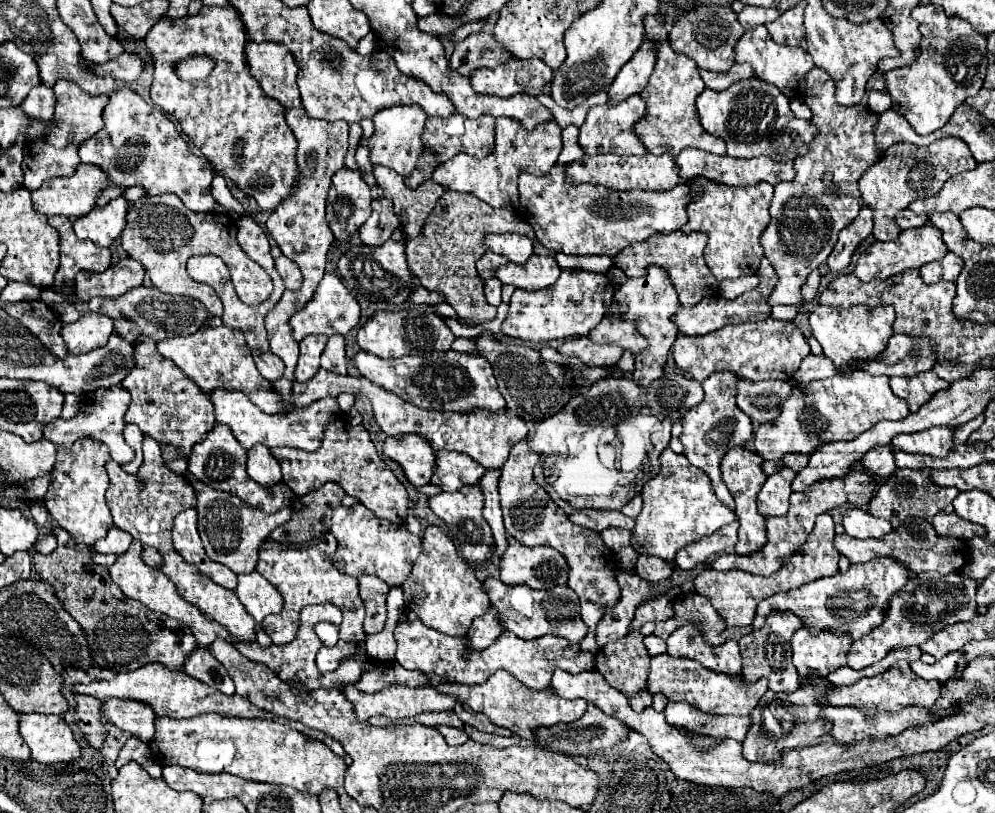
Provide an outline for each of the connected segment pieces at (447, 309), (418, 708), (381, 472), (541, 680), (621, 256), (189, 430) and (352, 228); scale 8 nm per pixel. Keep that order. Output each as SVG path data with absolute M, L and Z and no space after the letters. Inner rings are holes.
M445 191L443 197L433 207L433 213L429 213L429 217L425 219L423 231L417 237L409 237L405 241L409 269L423 285L423 287L421 285L413 287L413 293L409 293L409 301L411 303L440 303L432 306L434 312L445 317L457 318L459 323L469 327L477 327L481 323L495 319L497 307L491 307L491 305L501 305L503 285L495 277L491 277L489 281L485 281L485 297L483 297L483 279L479 277L475 263L487 251L483 243L483 235L505 233L505 231L523 233L535 239L531 225L521 221L513 211L495 209L473 195ZM445 297L447 297L447 303L441 303L445 301Z
M353 685L345 687L345 695L347 699L353 703L359 721L367 721L371 715L385 715L389 719L405 719L405 717L415 717L423 711L447 711L453 709L455 697L453 695L443 695L437 693L433 687L419 687L419 689L407 689L407 687L385 687L377 693L361 693L359 689L355 689Z
M341 416L339 421L333 421L333 426L327 427L327 435L323 437L323 443L317 451L305 453L299 449L281 447L273 449L271 453L281 463L283 481L299 497L319 489L327 481L335 481L381 519L403 523L408 515L410 504L408 493L385 461L377 455L377 449L363 425L355 427Z
M405 611L399 617L397 629L395 629L395 641L397 641L395 661L399 665L403 665L405 669L419 669L423 673L435 673L437 677L443 677L447 683L457 683L457 685L479 685L479 683L485 683L485 679L493 675L495 671L505 669L529 689L541 691L549 687L549 681L555 669L565 669L567 673L583 673L595 667L593 653L583 653L579 645L573 645L553 635L525 641L525 639L519 639L515 633L503 633L501 637L497 637L497 641L491 647L483 651L467 653L466 636L443 635L441 631L427 627L417 617L417 613L409 613L409 611Z
M673 231L673 233L665 233L665 235L655 233L653 237L649 237L649 241L627 245L623 249L623 253L617 253L617 257L613 257L613 265L619 267L629 277L645 275L647 265L659 265L659 267L667 269L667 273L675 285L675 291L679 293L679 303L683 307L693 307L703 297L717 295L717 279L713 277L711 269L703 261L705 245L707 245L707 237L703 233L689 233L689 235L685 235L683 231Z
M141 341L135 347L135 367L121 381L121 387L129 389L131 405L125 415L125 423L137 423L145 435L151 435L157 443L169 443L181 447L183 455L189 455L191 445L205 439L205 435L215 427L213 403L189 377L173 365L167 357L157 353L155 341Z
M349 167L333 175L327 193L327 223L337 241L349 241L371 213L371 189L359 171Z

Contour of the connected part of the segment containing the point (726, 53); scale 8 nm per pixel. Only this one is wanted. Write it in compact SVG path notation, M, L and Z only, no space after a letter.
M701 5L701 7L689 9L689 13L685 13L685 17L681 17L681 21L677 21L677 25L671 27L669 41L677 53L691 57L697 63L697 67L723 73L723 71L729 71L729 67L733 65L733 55L735 55L733 45L743 33L745 29L737 21L737 15L731 7Z

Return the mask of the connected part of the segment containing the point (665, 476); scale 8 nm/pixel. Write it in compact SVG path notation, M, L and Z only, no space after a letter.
M669 447L661 453L659 463L661 471L643 485L643 511L635 519L637 525L631 543L637 553L673 561L679 549L730 524L736 519L736 515L715 497L711 479L705 471L693 465L681 467L681 455L673 453Z

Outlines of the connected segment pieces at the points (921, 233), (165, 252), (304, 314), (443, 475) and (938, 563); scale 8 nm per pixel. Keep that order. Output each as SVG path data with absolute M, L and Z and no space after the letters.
M923 225L915 229L901 231L895 241L875 241L867 245L867 249L857 257L853 265L853 275L861 281L873 281L873 279L887 279L891 275L897 275L907 269L919 269L925 263L943 259L947 255L947 245L941 241L941 231L933 225Z
M163 193L163 195L145 195L139 201L135 201L127 213L127 227L121 233L121 245L127 251L129 257L137 259L155 289L169 293L169 295L185 295L203 301L205 309L209 309L211 315L221 317L221 303L213 289L203 287L201 283L195 283L185 269L185 263L193 255L217 255L221 257L231 273L233 287L239 295L239 299L247 305L259 305L263 303L271 291L273 283L271 277L255 263L251 261L245 251L237 243L237 221L231 215L223 213L195 213L185 207L185 203L175 193Z
M325 273L325 277L321 279L313 299L301 309L297 311L293 317L291 317L291 327L293 327L293 337L297 341L301 341L301 337L307 337L307 335L335 335L335 333L349 333L357 323L359 323L359 317L361 317L361 307L357 303L357 299L347 291L347 287L341 283L341 279L333 273Z
M437 451L437 471L431 483L443 491L459 491L463 485L477 485L485 467L477 465L469 455L457 451Z
M907 517L893 533L881 537L881 539L855 539L849 535L837 535L835 537L835 547L839 553L847 555L851 563L865 563L875 557L895 557L901 563L905 563L913 573L923 573L923 571L937 571L941 575L949 575L955 571L961 571L967 565L969 551L961 539L953 537L937 537L937 531L933 531L933 525L929 521L921 521L917 517Z

